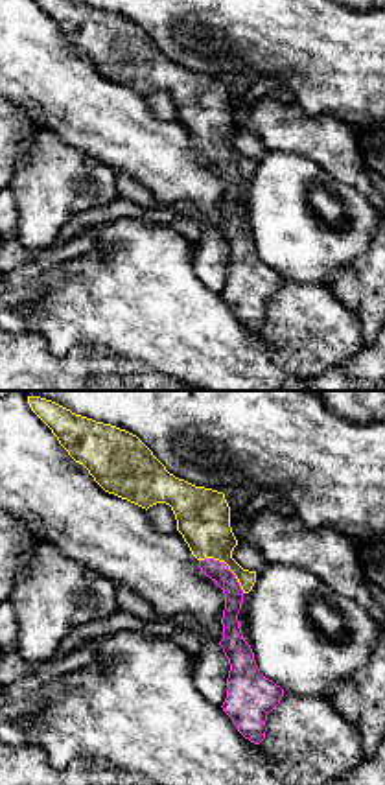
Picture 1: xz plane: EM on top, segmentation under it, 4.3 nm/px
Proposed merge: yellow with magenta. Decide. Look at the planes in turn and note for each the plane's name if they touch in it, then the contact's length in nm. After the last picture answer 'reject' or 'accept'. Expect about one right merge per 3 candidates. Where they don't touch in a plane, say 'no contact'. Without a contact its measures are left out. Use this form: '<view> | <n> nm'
xz | 240 nm

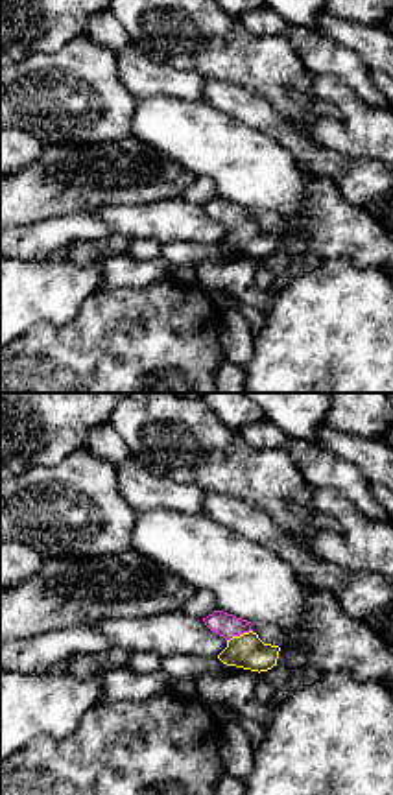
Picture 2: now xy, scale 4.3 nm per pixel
xy | 120 nm

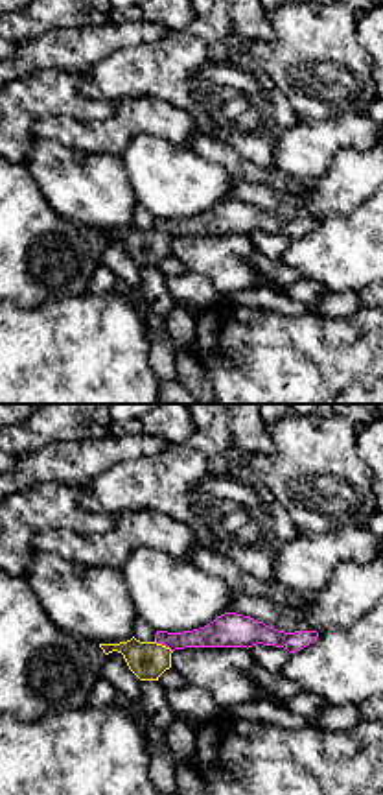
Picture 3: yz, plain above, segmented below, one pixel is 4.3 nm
yz | 90 nm

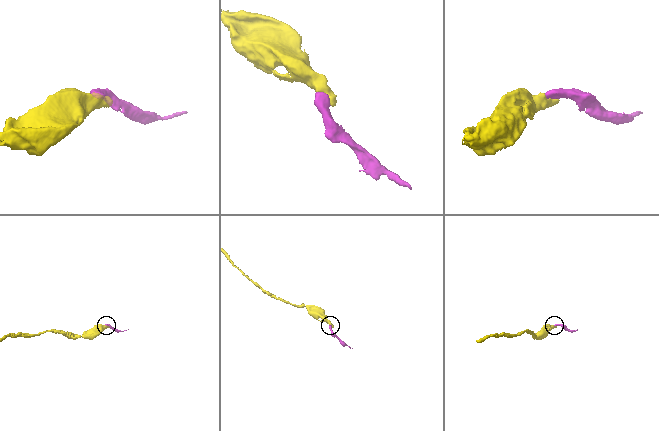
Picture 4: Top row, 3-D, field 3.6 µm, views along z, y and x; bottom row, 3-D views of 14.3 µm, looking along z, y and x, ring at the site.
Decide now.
accept

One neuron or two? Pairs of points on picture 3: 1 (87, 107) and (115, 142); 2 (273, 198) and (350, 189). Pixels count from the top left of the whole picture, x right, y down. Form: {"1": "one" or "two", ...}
{"1": "two", "2": "one"}

